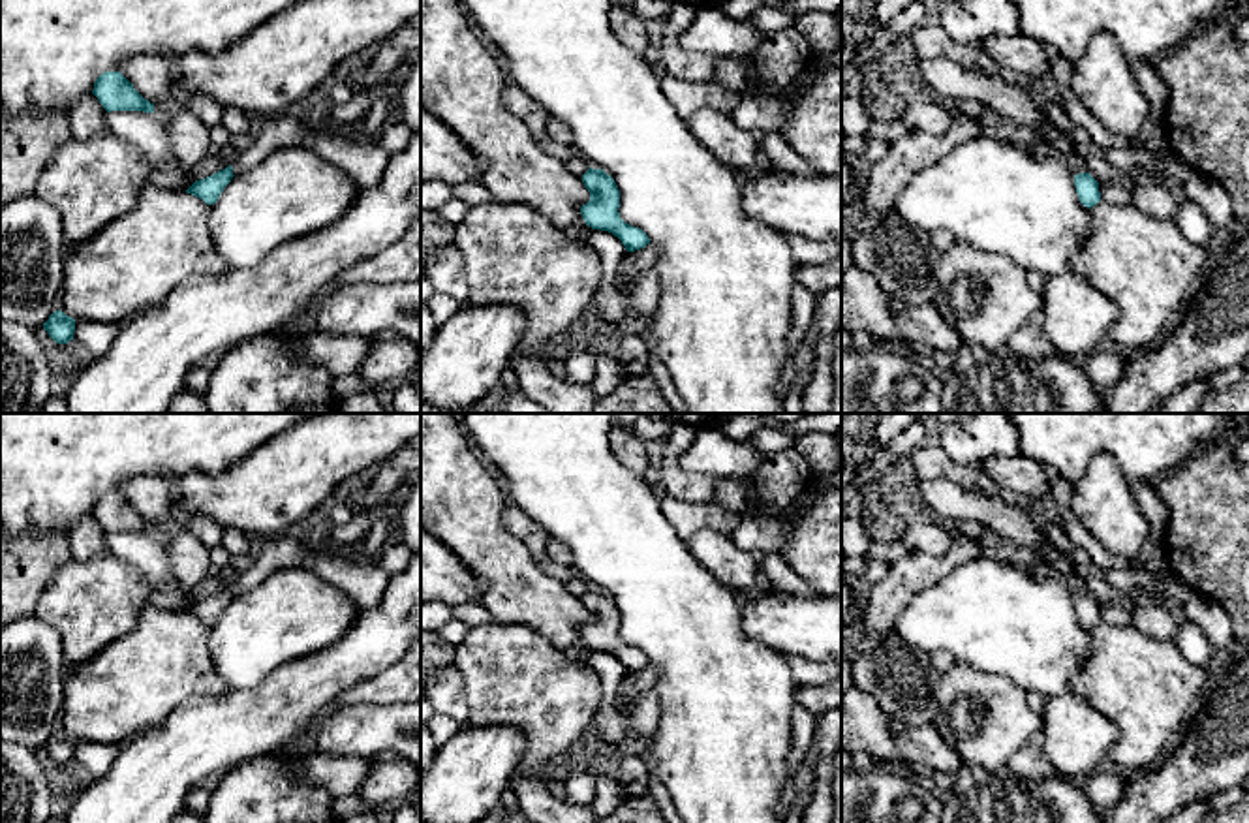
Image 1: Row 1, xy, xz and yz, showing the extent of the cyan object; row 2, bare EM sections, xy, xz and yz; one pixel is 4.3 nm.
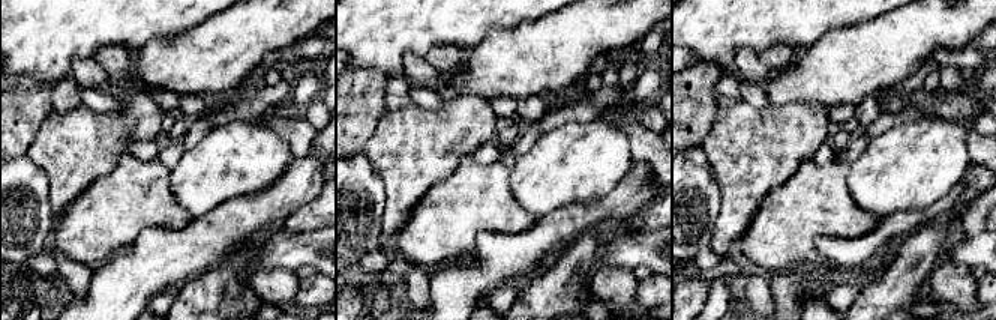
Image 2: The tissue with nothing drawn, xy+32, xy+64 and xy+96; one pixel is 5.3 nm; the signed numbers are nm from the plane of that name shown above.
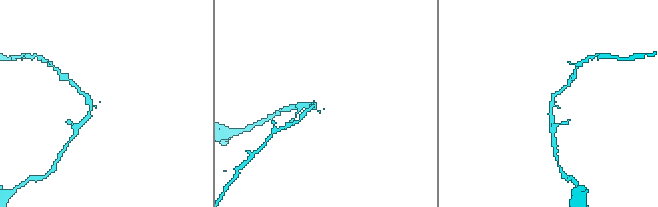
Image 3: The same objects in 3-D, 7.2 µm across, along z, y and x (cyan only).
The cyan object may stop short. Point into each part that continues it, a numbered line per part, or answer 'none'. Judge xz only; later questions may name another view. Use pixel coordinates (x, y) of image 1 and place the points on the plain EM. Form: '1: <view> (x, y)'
1: xz (609, 729)

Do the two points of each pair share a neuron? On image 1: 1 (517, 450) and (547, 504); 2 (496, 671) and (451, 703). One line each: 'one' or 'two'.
1: one
2: two

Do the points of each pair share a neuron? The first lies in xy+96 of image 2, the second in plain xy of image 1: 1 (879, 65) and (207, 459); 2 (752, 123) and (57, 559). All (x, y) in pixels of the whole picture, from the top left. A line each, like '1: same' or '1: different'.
1: different
2: different

